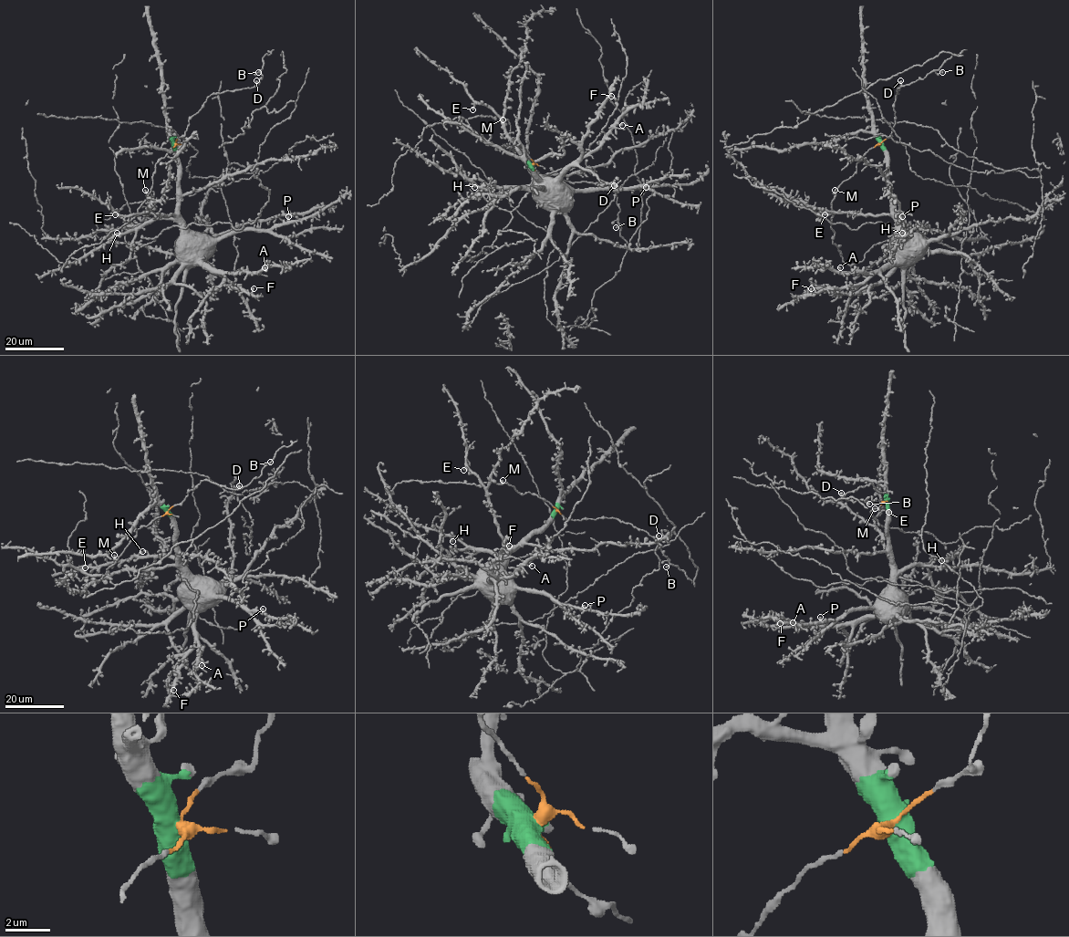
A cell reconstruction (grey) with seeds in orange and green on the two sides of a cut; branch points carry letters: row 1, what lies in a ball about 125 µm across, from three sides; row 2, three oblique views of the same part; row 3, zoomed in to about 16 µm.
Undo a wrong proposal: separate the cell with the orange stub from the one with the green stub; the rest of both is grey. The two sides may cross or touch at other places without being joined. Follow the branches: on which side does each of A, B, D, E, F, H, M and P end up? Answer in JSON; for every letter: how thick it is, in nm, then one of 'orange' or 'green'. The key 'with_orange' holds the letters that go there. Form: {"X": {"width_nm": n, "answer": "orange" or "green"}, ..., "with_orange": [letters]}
{"A": {"width_nm": 420, "answer": "green"}, "B": {"width_nm": 340, "answer": "orange"}, "D": {"width_nm": 550, "answer": "orange"}, "E": {"width_nm": 480, "answer": "green"}, "F": {"width_nm": 420, "answer": "green"}, "H": {"width_nm": 480, "answer": "green"}, "M": {"width_nm": 320, "answer": "orange"}, "P": {"width_nm": 440, "answer": "green"}, "with_orange": ["B", "D", "M"]}

